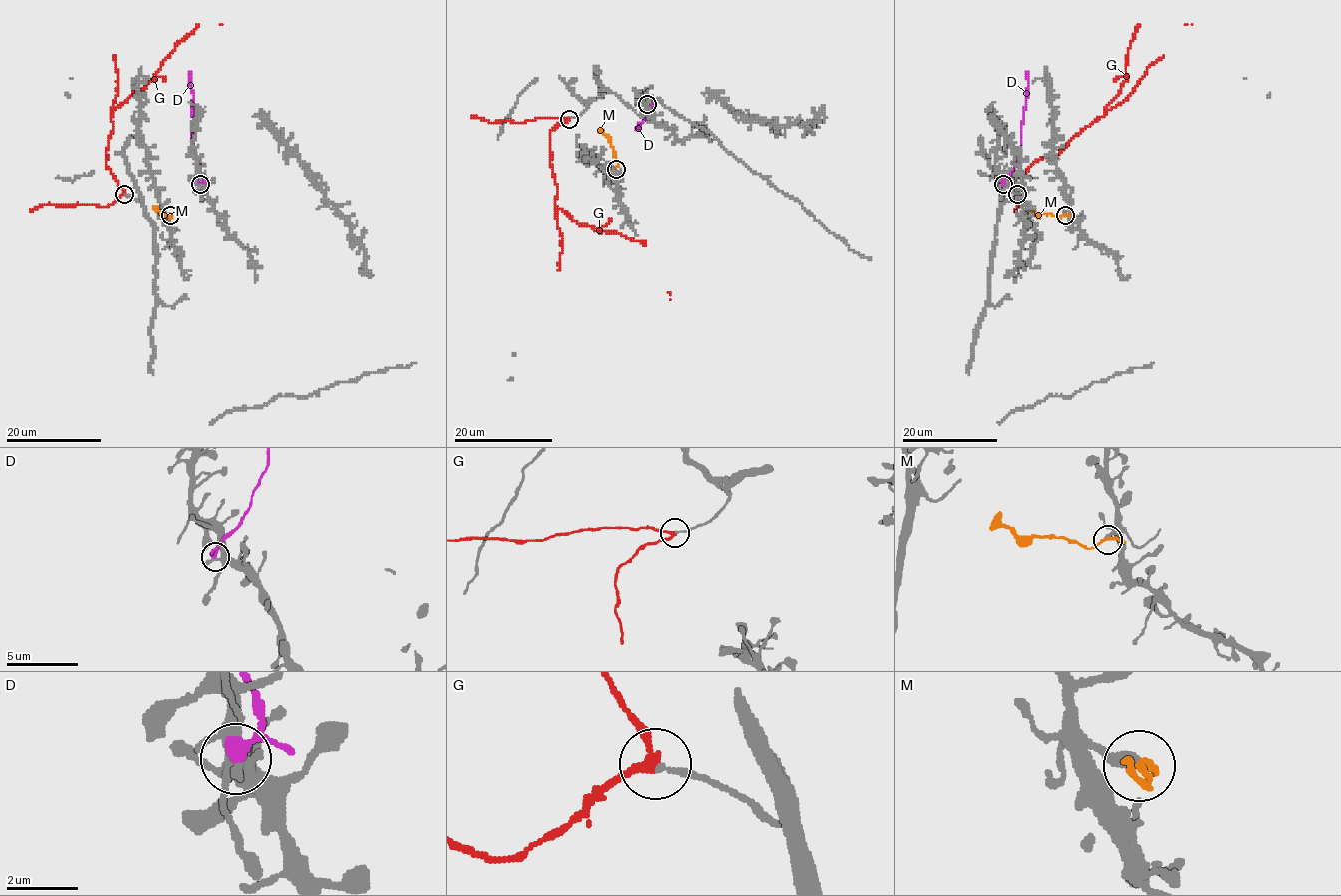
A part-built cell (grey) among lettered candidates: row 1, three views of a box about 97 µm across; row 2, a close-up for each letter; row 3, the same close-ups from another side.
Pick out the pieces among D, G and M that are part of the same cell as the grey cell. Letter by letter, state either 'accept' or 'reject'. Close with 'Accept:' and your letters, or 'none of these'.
D: reject
G: accept
M: reject
Accept: G

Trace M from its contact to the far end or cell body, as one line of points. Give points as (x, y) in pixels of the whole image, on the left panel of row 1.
M: (170, 215), (171, 218), (155, 206)

